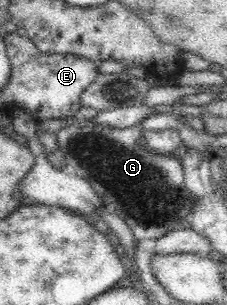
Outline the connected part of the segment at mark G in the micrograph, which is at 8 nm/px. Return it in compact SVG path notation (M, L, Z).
M92 120L88 121L76 121L75 123L70 123L68 126L60 129L57 132L57 152L63 160L65 160L64 167L61 169L66 174L73 174L78 178L83 178L87 180L91 187L94 189L94 192L97 192L99 196L104 196L104 198L108 198L110 202L112 202L111 211L116 213L124 222L126 222L127 226L131 228L133 232L133 236L135 240L156 240L156 238L162 237L162 234L166 234L168 231L178 230L183 228L188 223L188 218L190 218L190 208L192 208L192 202L194 202L194 195L188 192L188 189L184 186L184 171L183 164L181 163L181 159L176 157L176 155L160 155L158 153L154 153L152 151L148 151L146 147L144 147L144 142L142 138L142 134L144 134L144 129L138 127L138 125L130 127L130 128L116 128L111 127L110 125L101 125L92 122Z

